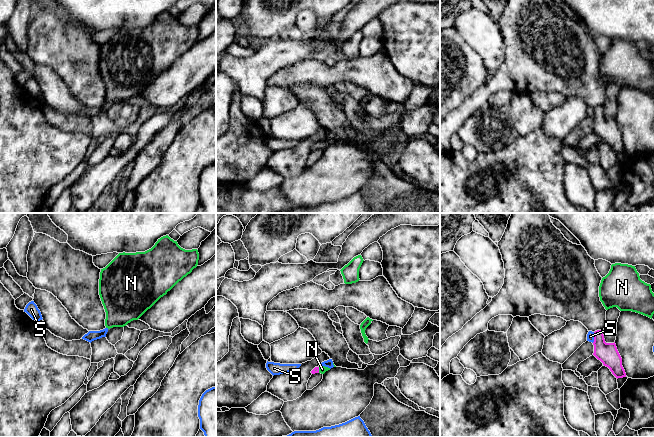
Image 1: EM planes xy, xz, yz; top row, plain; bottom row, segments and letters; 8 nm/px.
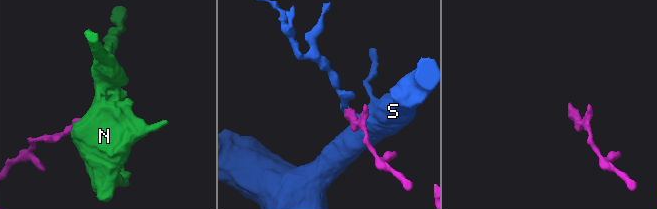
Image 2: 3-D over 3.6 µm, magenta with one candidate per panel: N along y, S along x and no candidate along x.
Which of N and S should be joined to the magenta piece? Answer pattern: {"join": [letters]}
{"join": ["N"]}

